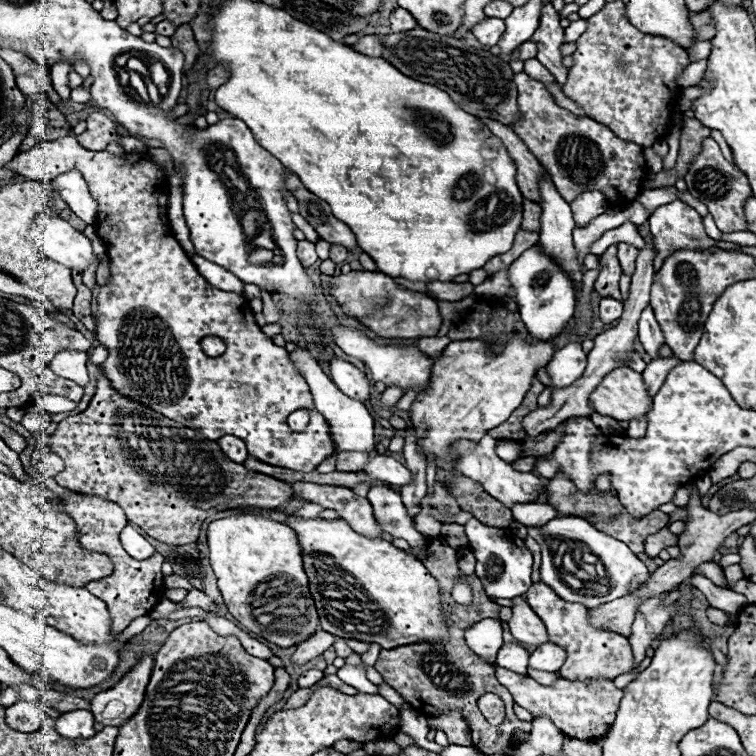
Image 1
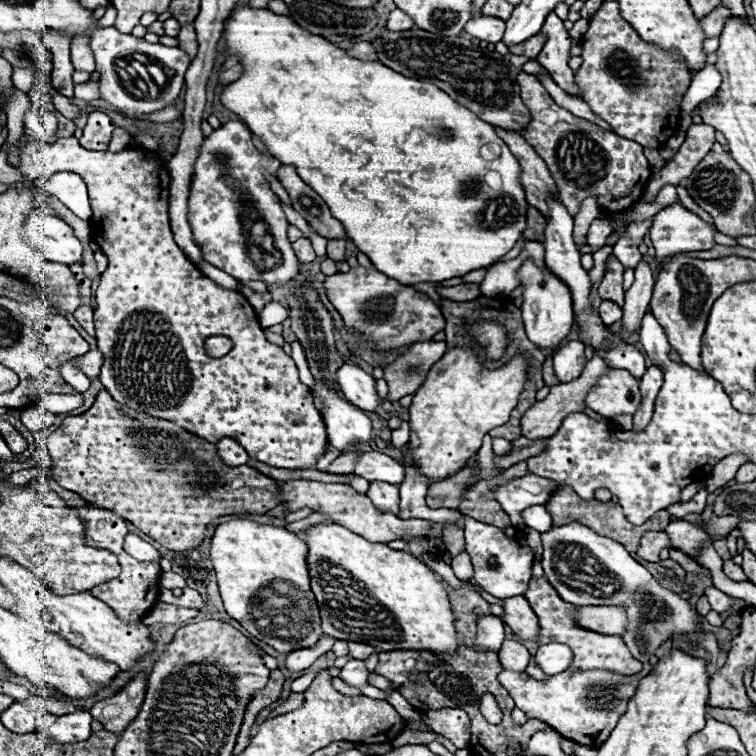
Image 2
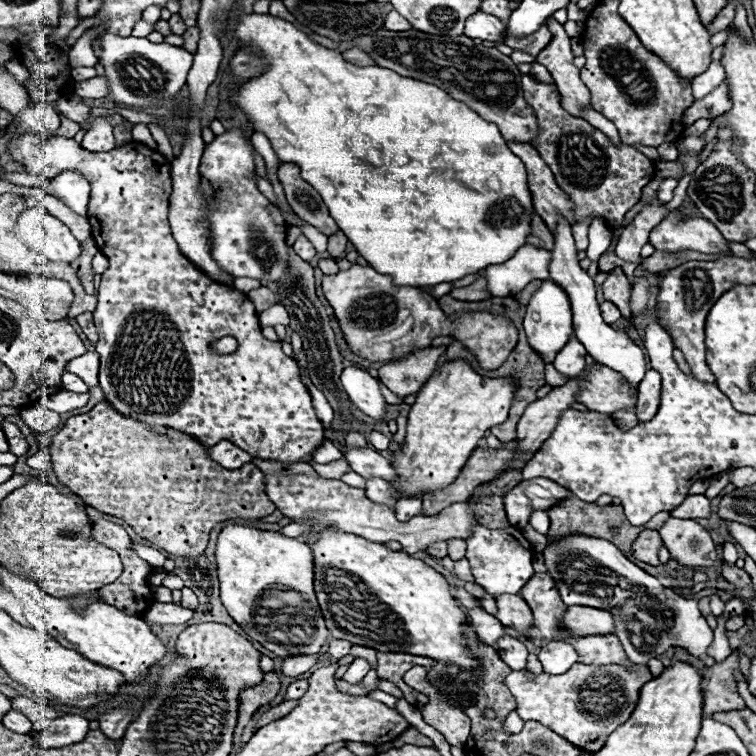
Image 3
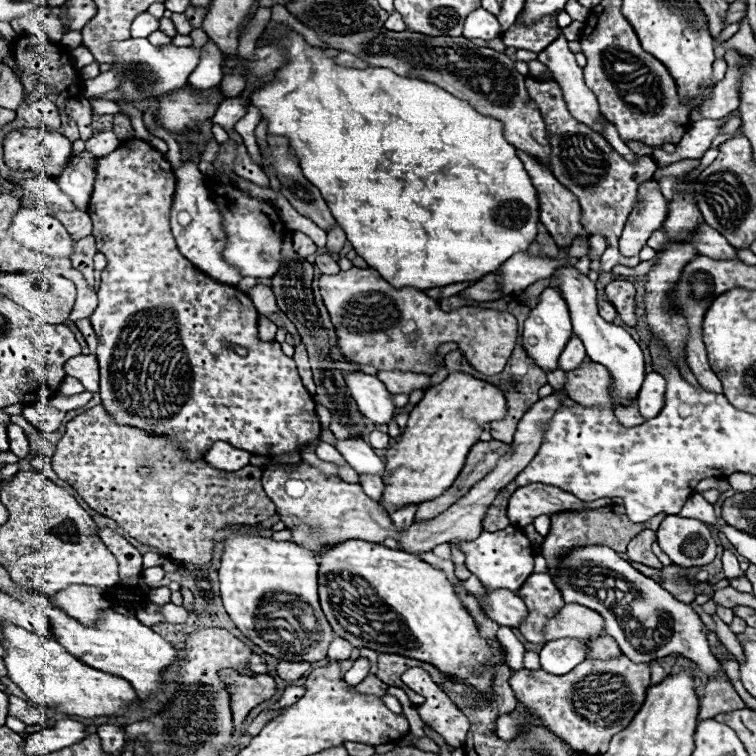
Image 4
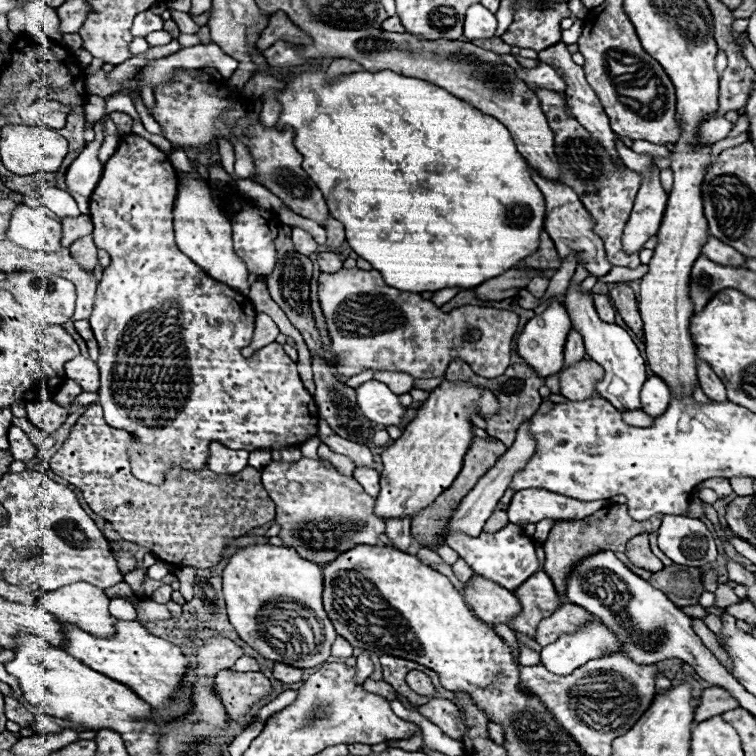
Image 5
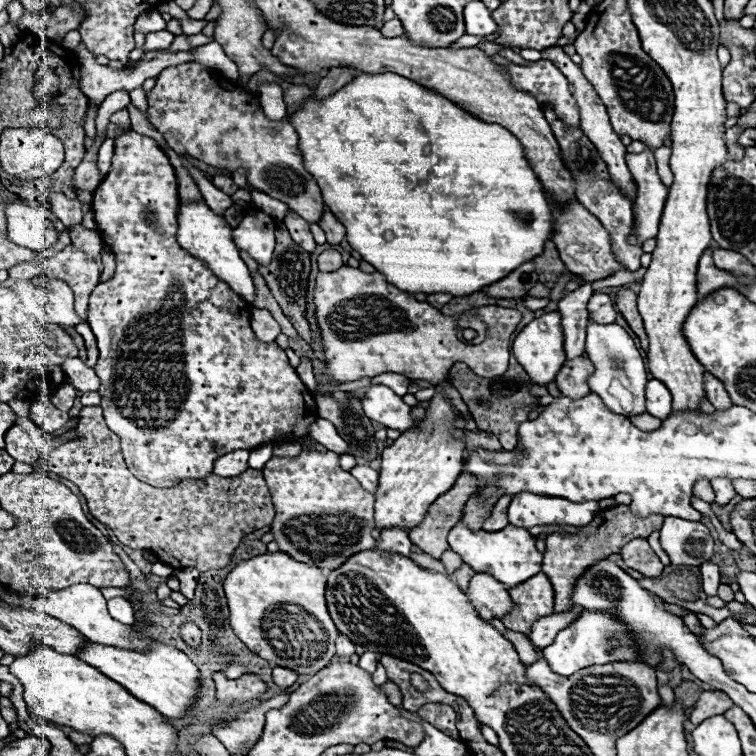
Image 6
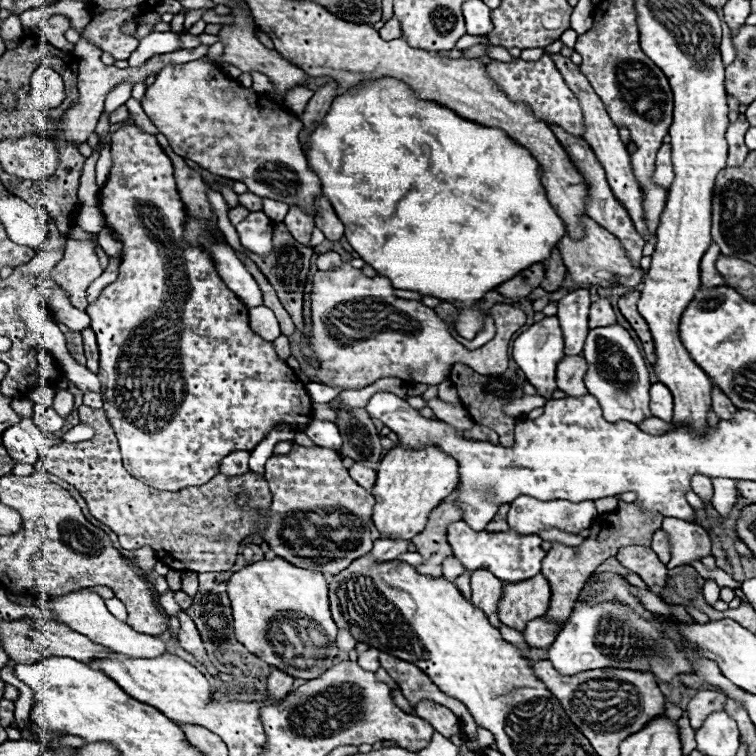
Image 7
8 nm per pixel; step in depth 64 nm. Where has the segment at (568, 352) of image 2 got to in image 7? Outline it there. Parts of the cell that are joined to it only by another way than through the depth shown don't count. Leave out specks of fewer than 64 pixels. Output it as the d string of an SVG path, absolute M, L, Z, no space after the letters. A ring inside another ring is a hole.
M574 290L558 302L556 316L564 330L564 342L566 342L564 352L568 356L582 354L582 346L588 336L588 308L590 308L588 290Z

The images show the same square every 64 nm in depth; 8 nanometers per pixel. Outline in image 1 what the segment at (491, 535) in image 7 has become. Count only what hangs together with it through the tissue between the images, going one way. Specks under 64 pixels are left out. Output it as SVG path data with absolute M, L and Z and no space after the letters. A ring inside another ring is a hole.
M470 518L464 524L464 530L466 530L466 536L468 536L468 548L476 556L476 576L480 578L486 594L490 598L522 596L532 584L532 580L530 580L532 554L524 544L516 542L520 538L514 536L514 532L510 528L484 526L476 518Z

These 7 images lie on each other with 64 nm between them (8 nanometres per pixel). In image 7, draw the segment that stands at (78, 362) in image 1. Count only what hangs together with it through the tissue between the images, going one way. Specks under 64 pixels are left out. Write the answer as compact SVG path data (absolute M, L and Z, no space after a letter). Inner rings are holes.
M58 390L58 392L56 392L56 398L54 398L54 406L52 406L52 408L54 408L60 416L68 418L68 416L70 416L70 412L72 412L72 404L74 404L72 394L70 394L68 390Z

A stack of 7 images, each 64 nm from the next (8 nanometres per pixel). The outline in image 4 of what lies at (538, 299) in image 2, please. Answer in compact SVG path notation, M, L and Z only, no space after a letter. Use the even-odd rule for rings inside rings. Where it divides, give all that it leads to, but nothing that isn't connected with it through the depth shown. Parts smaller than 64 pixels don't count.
M546 288L540 296L538 306L532 308L530 316L524 322L522 346L528 352L528 356L544 368L544 372L552 372L552 370L556 370L558 356L564 350L564 346L568 344L570 336L572 336L572 324L570 324L570 316L568 316L568 306L558 290Z

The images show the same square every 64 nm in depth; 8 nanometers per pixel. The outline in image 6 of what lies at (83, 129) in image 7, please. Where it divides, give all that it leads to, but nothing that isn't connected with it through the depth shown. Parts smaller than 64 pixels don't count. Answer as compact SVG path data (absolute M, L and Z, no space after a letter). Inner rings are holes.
M81 42L75 50L80 60L80 88L82 94L88 98L90 106L98 106L100 102L104 102L104 98L116 90L134 90L138 86L142 86L142 82L146 78L156 78L164 68L168 66L176 66L176 64L184 64L192 60L192 52L162 52L160 56L156 56L154 60L148 62L140 62L134 68L124 68L124 70L114 70L110 66L102 66L96 62L96 56L91 53Z

